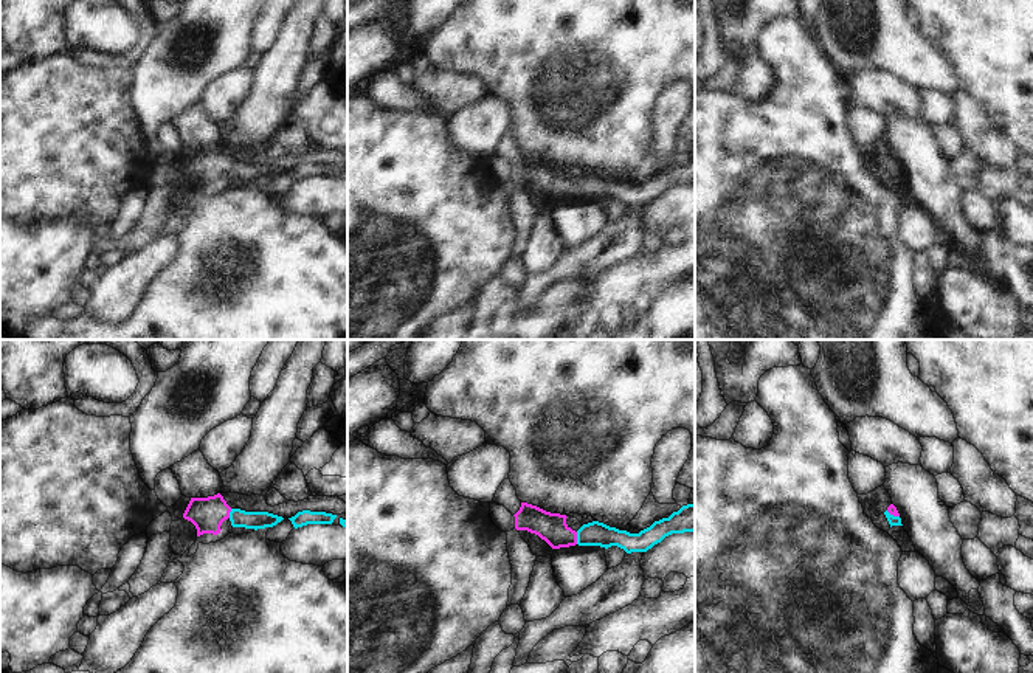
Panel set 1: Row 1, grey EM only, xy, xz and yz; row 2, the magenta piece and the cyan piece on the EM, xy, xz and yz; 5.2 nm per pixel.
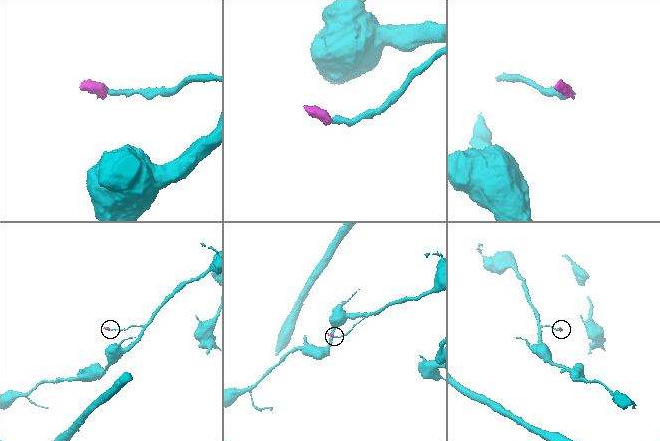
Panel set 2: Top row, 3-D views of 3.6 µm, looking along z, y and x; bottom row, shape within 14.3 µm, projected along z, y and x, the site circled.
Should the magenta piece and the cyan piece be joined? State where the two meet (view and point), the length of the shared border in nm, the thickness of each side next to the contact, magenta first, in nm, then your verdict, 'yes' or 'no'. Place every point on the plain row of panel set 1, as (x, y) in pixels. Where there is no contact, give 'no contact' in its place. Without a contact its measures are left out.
xz (576, 191) | 60 nm | 150/130 nm | yes

